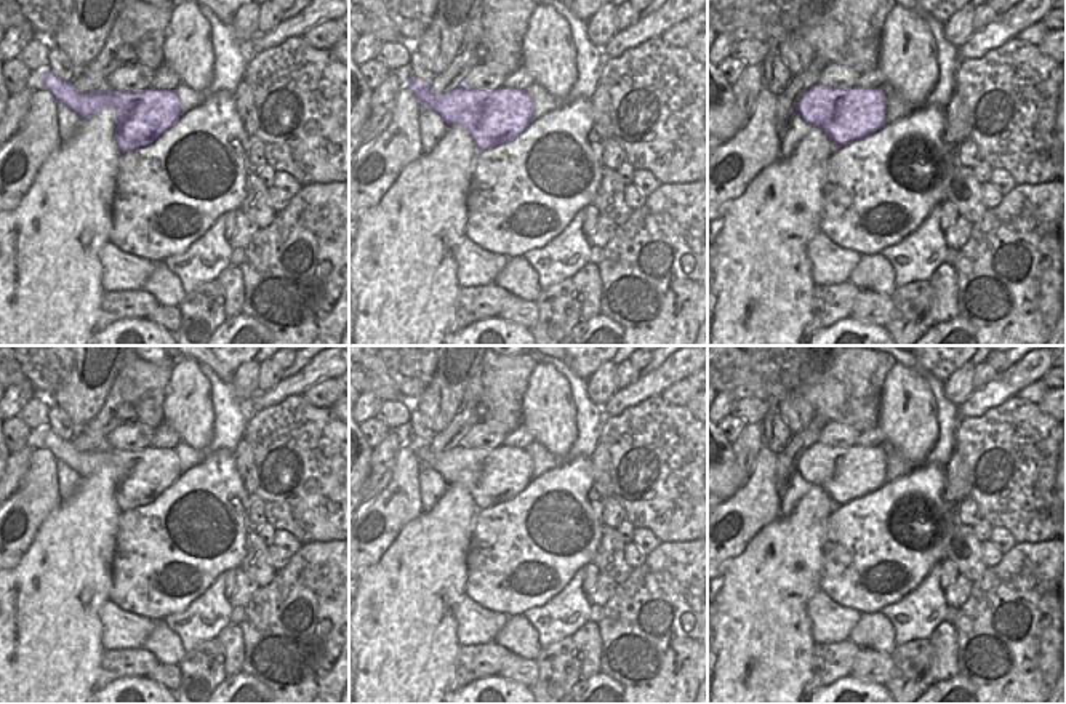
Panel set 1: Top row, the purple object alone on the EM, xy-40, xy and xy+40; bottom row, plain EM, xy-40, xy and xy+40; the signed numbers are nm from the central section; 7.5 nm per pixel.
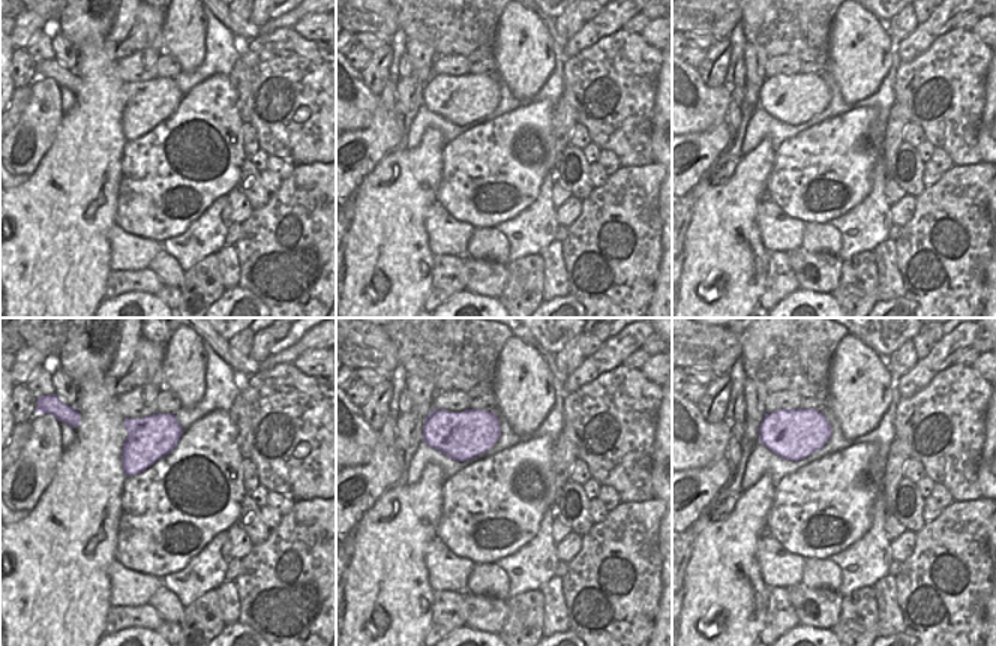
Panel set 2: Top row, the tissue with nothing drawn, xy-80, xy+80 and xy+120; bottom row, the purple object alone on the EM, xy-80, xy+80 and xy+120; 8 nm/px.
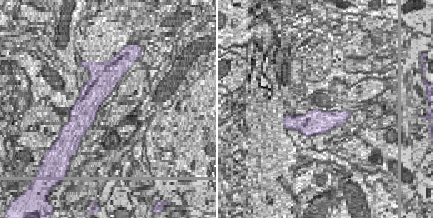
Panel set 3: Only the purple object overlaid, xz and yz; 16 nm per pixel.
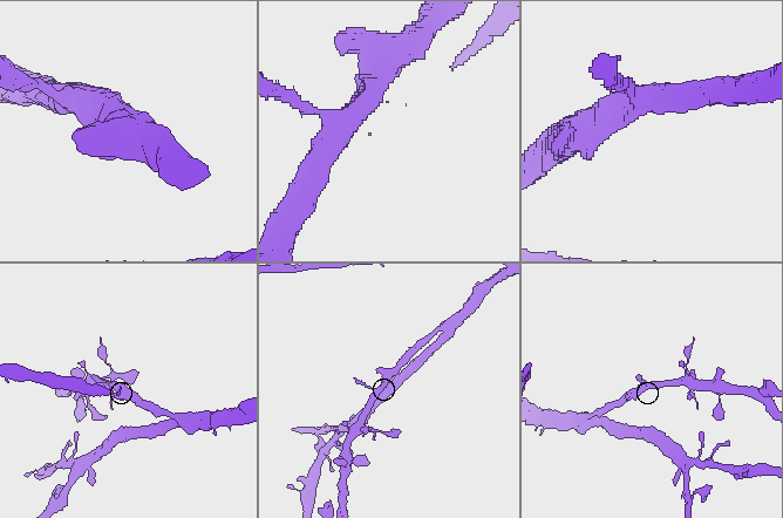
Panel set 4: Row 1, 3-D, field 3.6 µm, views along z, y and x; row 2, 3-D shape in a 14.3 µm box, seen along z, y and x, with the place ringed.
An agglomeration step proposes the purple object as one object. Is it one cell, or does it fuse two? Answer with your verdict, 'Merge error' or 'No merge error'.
No merge error

